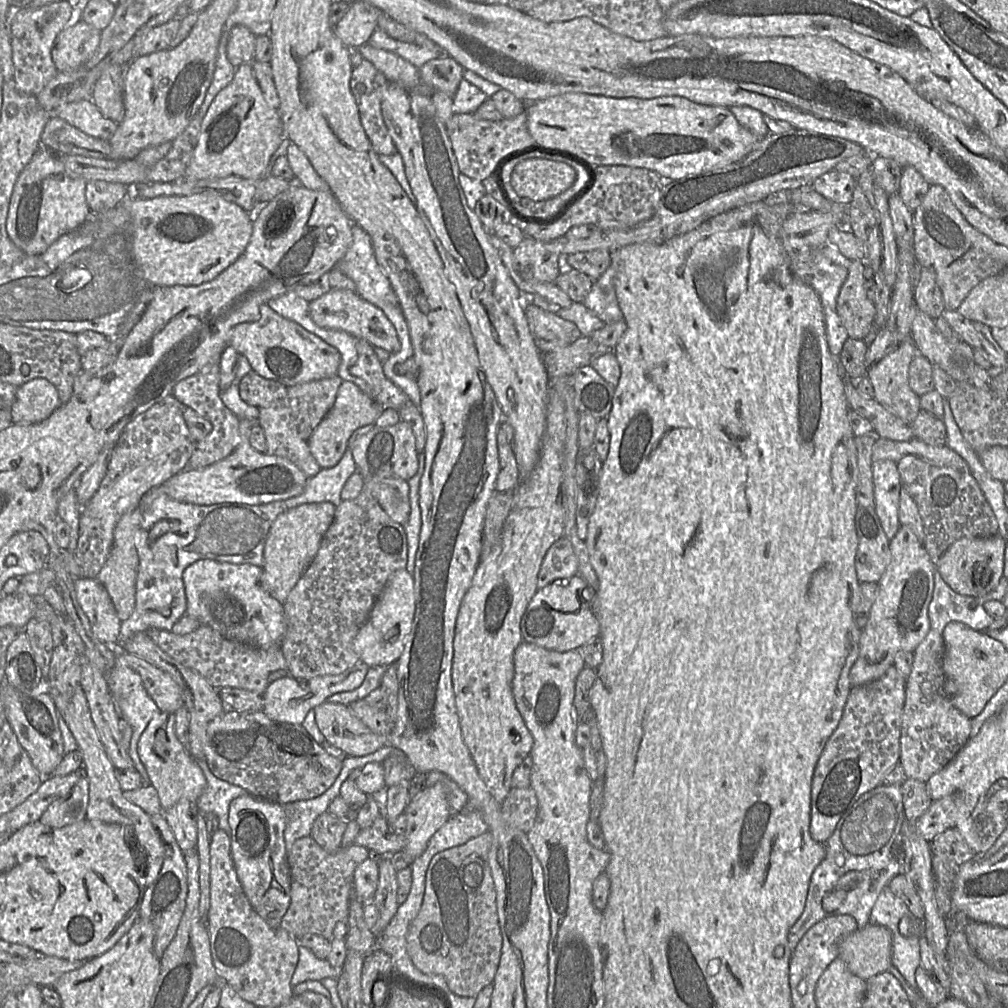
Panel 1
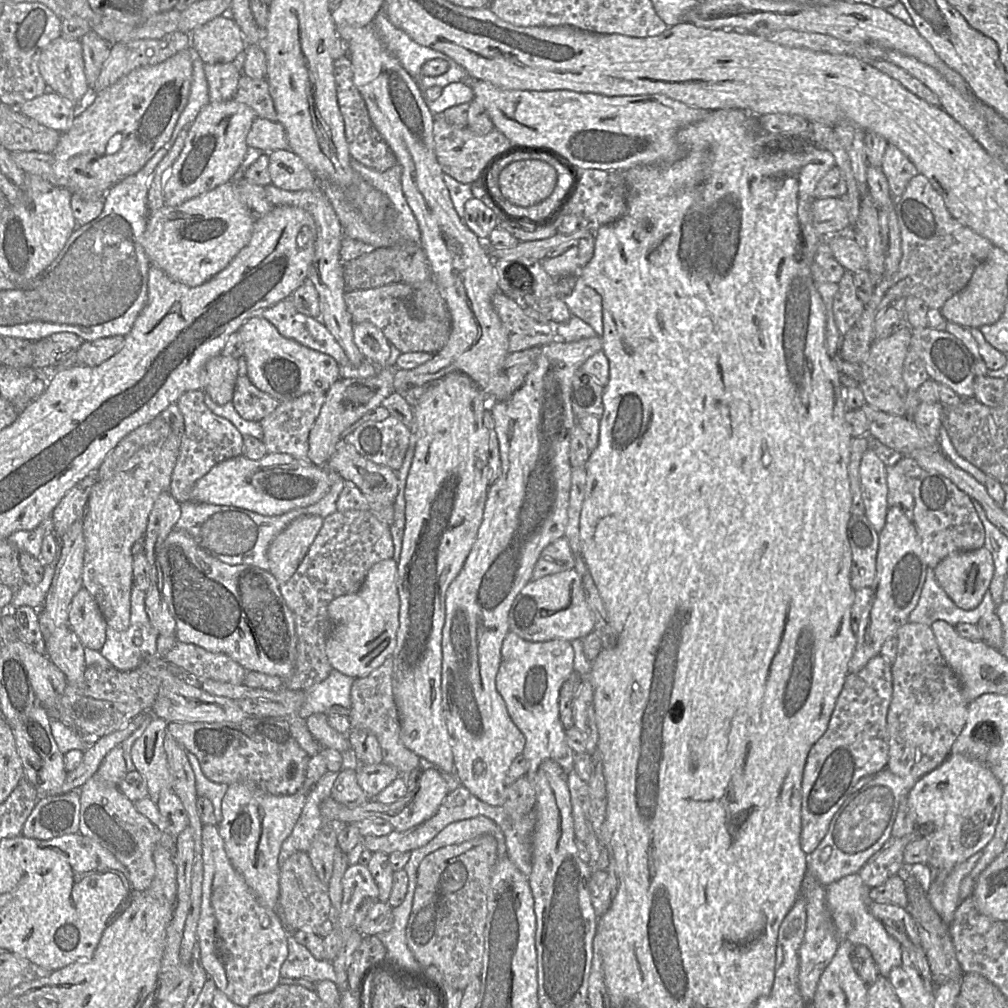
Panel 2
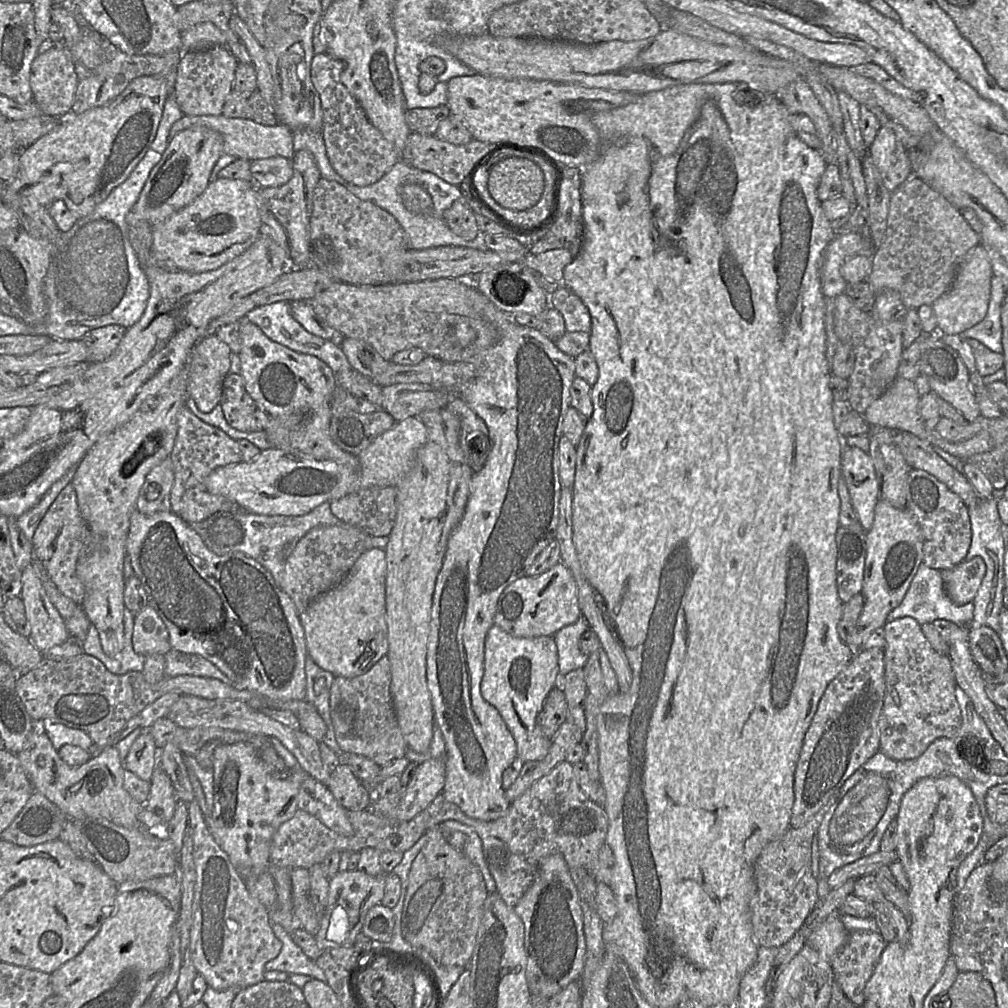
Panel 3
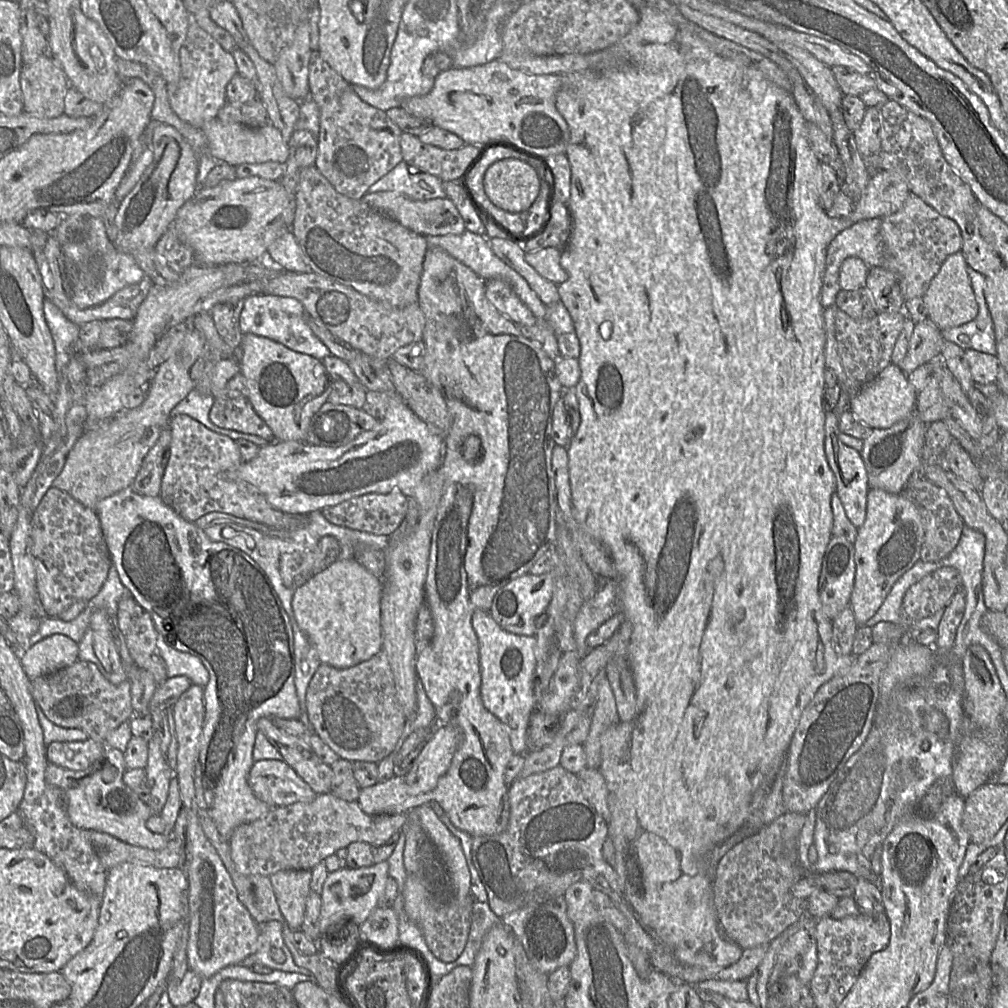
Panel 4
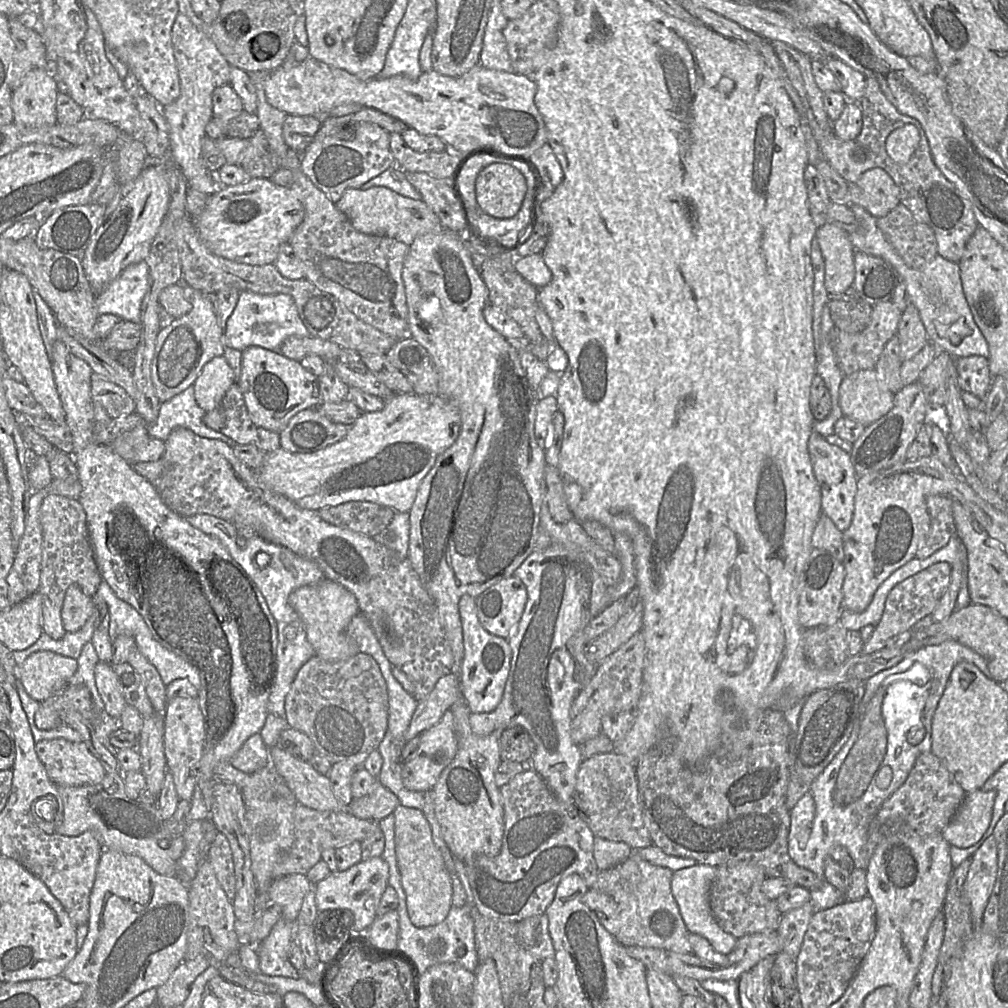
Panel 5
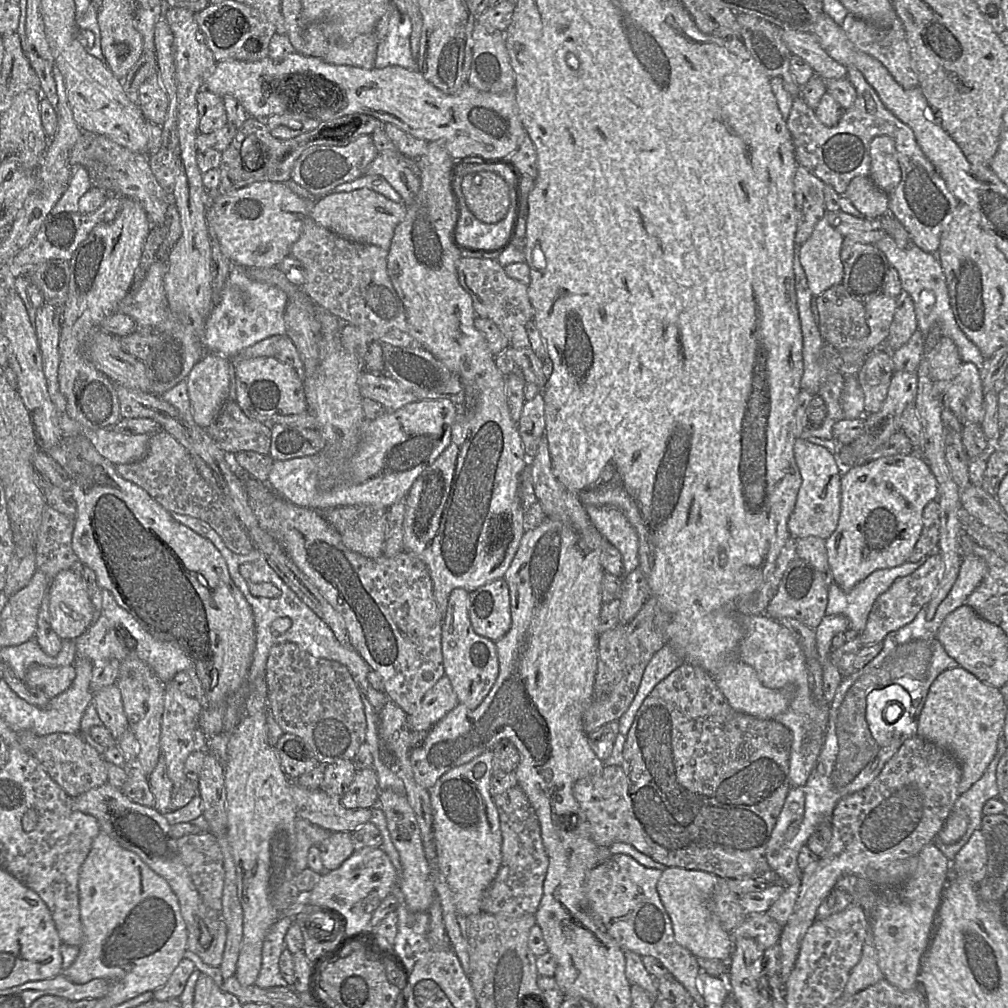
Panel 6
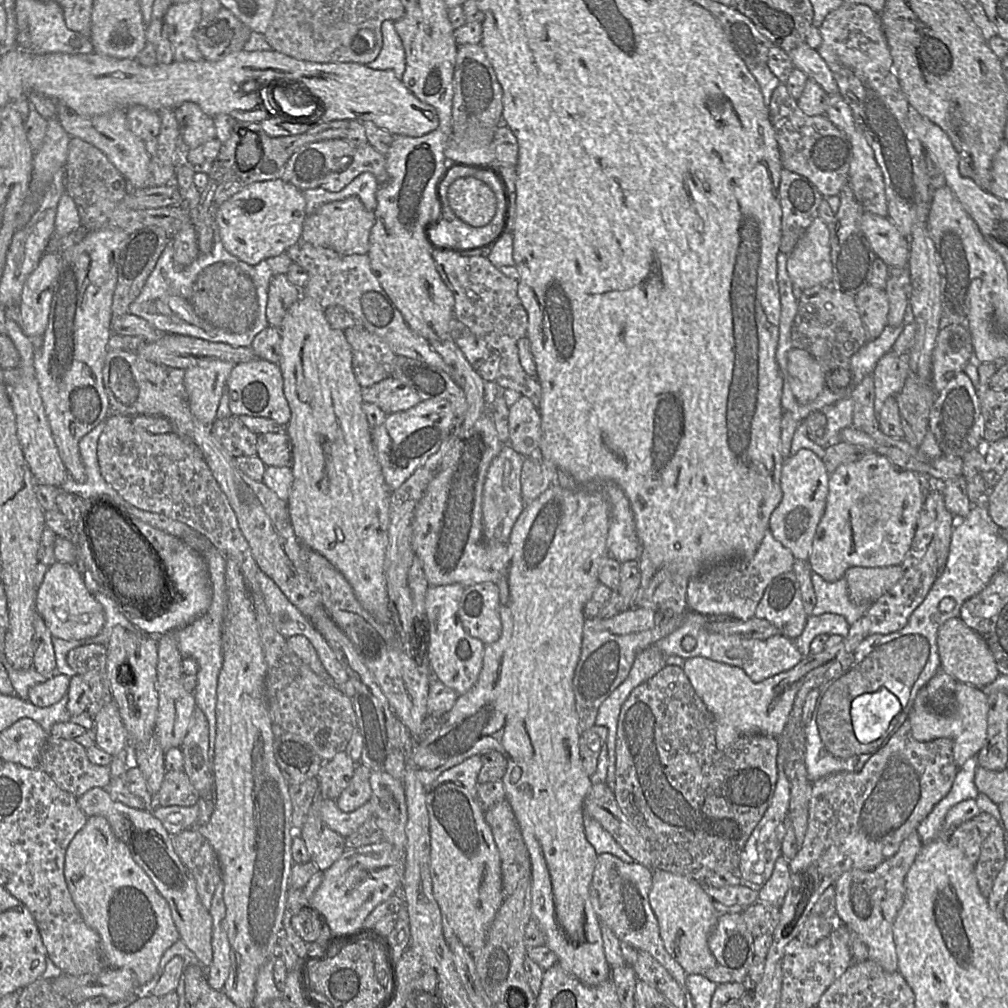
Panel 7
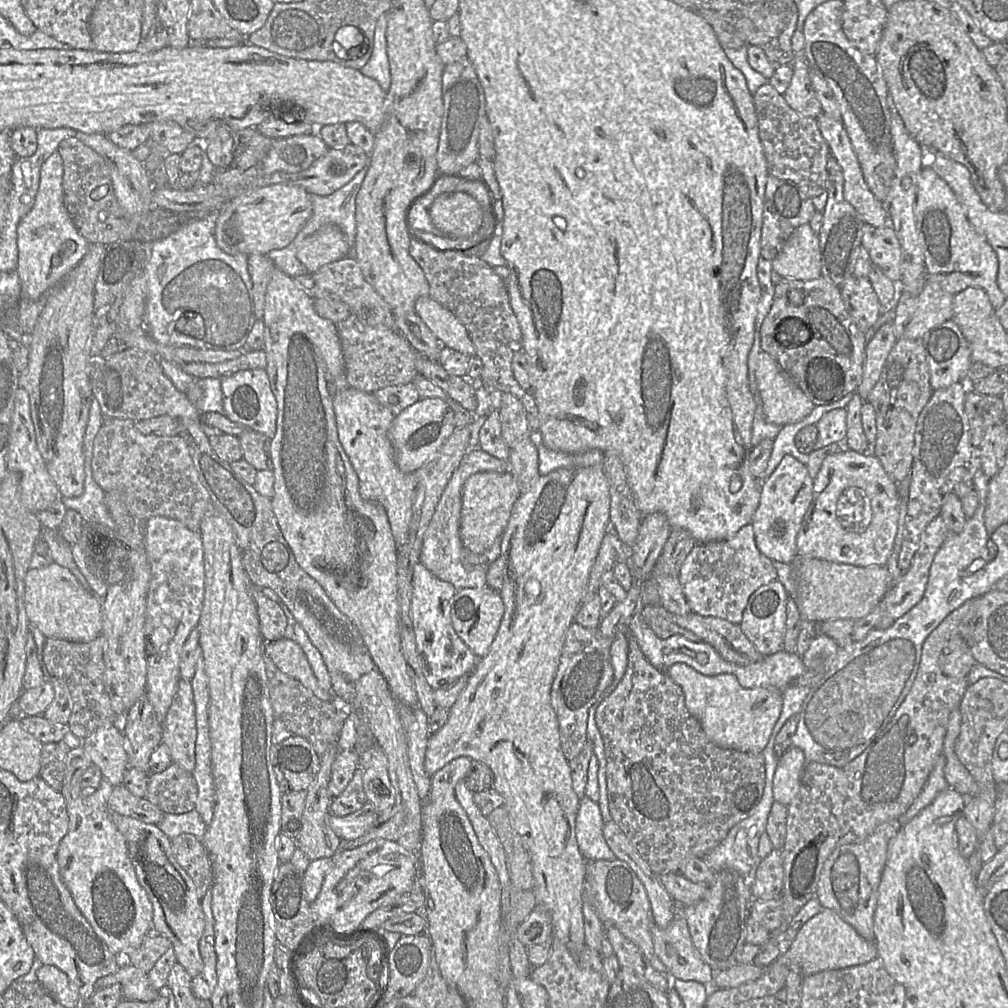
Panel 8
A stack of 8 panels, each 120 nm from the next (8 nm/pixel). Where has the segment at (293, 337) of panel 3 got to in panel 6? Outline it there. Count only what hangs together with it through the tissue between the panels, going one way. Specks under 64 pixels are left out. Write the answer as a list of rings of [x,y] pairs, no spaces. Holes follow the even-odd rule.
[[[233,264],[207,320],[202,336],[203,345],[211,353],[233,358],[244,349],[271,336],[284,336],[284,314],[288,300],[287,294],[280,288],[249,278],[245,267]]]

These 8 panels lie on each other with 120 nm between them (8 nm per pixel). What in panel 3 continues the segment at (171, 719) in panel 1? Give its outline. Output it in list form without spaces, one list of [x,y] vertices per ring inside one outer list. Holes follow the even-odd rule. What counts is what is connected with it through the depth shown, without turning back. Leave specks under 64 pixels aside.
[[[149,732],[140,734],[133,742],[124,768],[145,781],[150,781],[153,771],[158,765],[158,748]]]

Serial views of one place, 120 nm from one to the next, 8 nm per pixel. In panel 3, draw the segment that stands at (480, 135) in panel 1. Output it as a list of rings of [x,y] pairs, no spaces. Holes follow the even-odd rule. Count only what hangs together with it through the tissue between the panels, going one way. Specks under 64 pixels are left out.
[[[411,133],[401,152],[401,159],[413,167],[436,174],[450,184],[460,185],[465,179],[469,181],[470,174],[478,162],[493,151],[498,143],[492,144],[473,139],[468,144],[455,145],[442,141],[434,135]]]

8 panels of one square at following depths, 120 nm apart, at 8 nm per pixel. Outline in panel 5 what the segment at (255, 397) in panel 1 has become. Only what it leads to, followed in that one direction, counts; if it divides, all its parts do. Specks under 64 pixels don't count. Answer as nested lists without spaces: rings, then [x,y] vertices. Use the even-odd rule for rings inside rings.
[[[233,383],[219,405],[204,415],[204,423],[241,445],[254,445],[265,453],[280,447],[279,433],[257,426],[250,418],[238,383]]]

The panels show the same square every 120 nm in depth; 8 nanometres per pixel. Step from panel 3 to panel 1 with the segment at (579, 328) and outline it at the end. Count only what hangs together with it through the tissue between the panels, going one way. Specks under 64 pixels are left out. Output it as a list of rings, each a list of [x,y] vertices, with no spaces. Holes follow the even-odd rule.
[[[612,255],[612,264],[599,279],[593,281],[589,294],[582,302],[605,324],[623,319],[614,287],[615,275],[614,256]]]

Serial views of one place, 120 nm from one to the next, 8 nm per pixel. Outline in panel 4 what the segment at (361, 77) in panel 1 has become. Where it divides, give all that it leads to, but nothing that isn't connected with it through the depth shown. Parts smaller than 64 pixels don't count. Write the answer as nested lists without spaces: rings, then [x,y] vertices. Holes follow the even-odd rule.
[[[312,51],[308,65],[308,83],[310,99],[320,109],[320,126],[318,135],[318,153],[314,166],[333,185],[335,190],[351,199],[361,199],[367,190],[379,179],[390,172],[402,161],[400,137],[401,130],[382,110],[363,102],[338,73],[336,73],[320,56]]]

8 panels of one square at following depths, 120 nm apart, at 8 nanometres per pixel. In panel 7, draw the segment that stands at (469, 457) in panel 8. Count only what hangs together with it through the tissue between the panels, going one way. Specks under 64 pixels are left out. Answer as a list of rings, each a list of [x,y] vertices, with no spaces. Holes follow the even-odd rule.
[[[504,444],[500,453],[491,462],[483,491],[483,525],[487,537],[493,537],[501,543],[508,543],[515,522],[522,513],[525,503],[521,492],[521,471],[525,456],[508,444]]]

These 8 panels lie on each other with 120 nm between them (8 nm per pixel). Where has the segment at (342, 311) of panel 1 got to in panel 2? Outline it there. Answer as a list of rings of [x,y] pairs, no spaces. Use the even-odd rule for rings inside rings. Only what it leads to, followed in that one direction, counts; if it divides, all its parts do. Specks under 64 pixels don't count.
[[[368,321],[353,323],[353,340],[366,361],[382,366],[387,364],[390,343],[375,325]]]

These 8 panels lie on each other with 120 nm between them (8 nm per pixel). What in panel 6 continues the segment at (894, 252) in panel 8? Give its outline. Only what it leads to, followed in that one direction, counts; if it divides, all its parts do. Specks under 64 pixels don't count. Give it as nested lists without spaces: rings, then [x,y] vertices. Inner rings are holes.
[[[840,210],[825,212],[829,224],[842,236],[852,237],[860,242],[875,244],[884,235],[888,235],[879,219],[856,217]]]

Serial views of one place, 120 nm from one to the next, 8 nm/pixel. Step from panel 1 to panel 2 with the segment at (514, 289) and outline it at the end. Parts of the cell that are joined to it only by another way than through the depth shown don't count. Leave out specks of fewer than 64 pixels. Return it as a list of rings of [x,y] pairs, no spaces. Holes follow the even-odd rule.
[[[372,23],[362,27],[339,26],[336,27],[336,31],[345,45],[352,65],[353,83],[365,100],[370,119],[402,167],[402,191],[418,222],[422,249],[428,259],[432,278],[451,316],[451,330],[445,346],[430,360],[416,368],[405,370],[395,367],[394,389],[403,393],[413,387],[429,385],[430,382],[451,372],[467,374],[480,388],[489,386],[503,372],[504,360],[509,354],[509,333],[492,305],[492,297],[498,292],[498,283],[494,262],[488,254],[489,247],[458,215],[443,180],[444,172],[435,153],[433,136],[435,115],[430,111],[418,84],[400,61],[384,46]]]

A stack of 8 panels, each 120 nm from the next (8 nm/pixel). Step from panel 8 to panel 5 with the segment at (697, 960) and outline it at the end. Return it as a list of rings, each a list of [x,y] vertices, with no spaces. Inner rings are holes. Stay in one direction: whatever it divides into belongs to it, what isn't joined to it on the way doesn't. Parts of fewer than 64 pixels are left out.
[[[696,864],[692,867],[674,871],[671,878],[671,891],[687,930],[706,938],[717,952],[729,955],[733,951],[737,939],[719,926],[712,914],[709,902],[709,891],[716,870],[717,867],[714,866]]]

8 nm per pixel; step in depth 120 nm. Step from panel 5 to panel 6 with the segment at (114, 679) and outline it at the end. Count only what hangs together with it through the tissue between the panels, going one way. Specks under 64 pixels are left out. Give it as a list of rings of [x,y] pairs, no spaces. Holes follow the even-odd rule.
[[[112,684],[99,690],[94,694],[92,703],[102,725],[111,732],[116,740],[119,740],[128,730],[128,720],[117,685]]]

